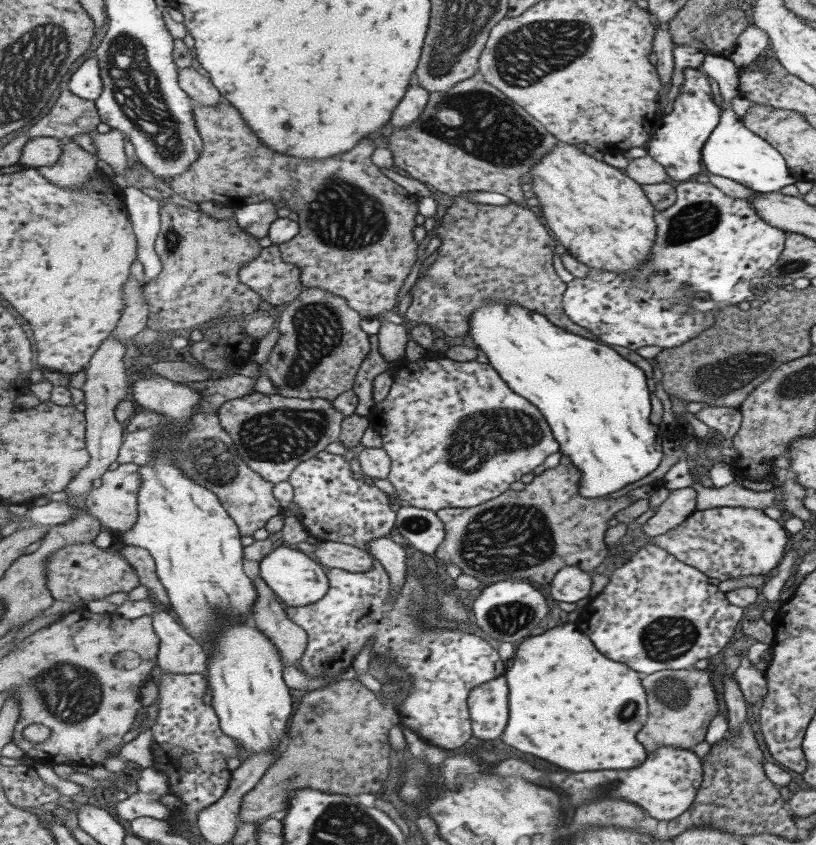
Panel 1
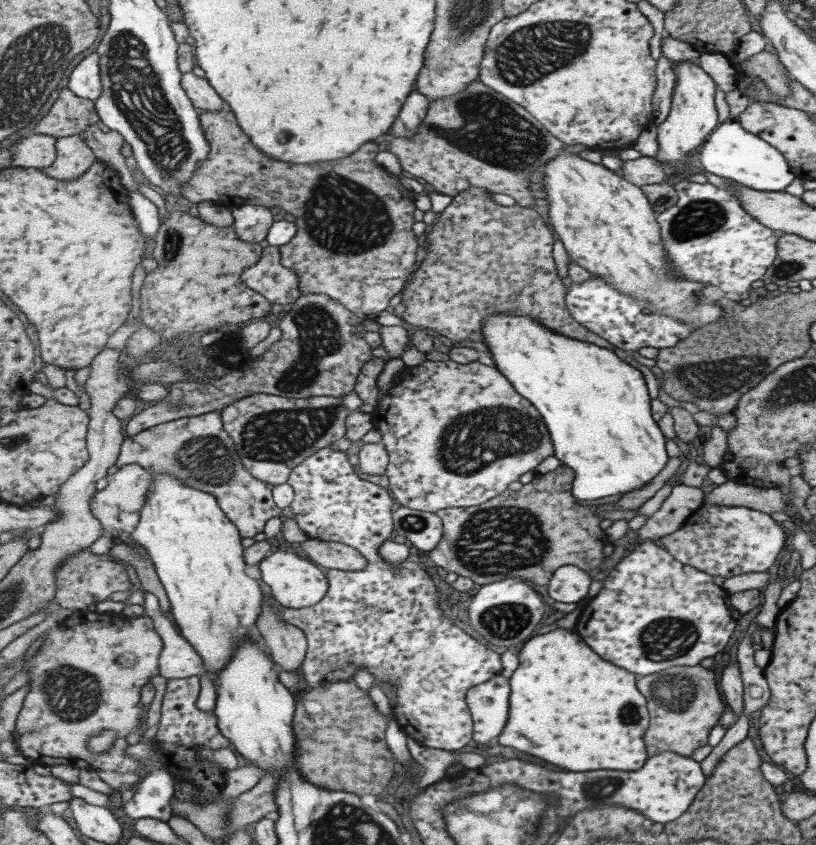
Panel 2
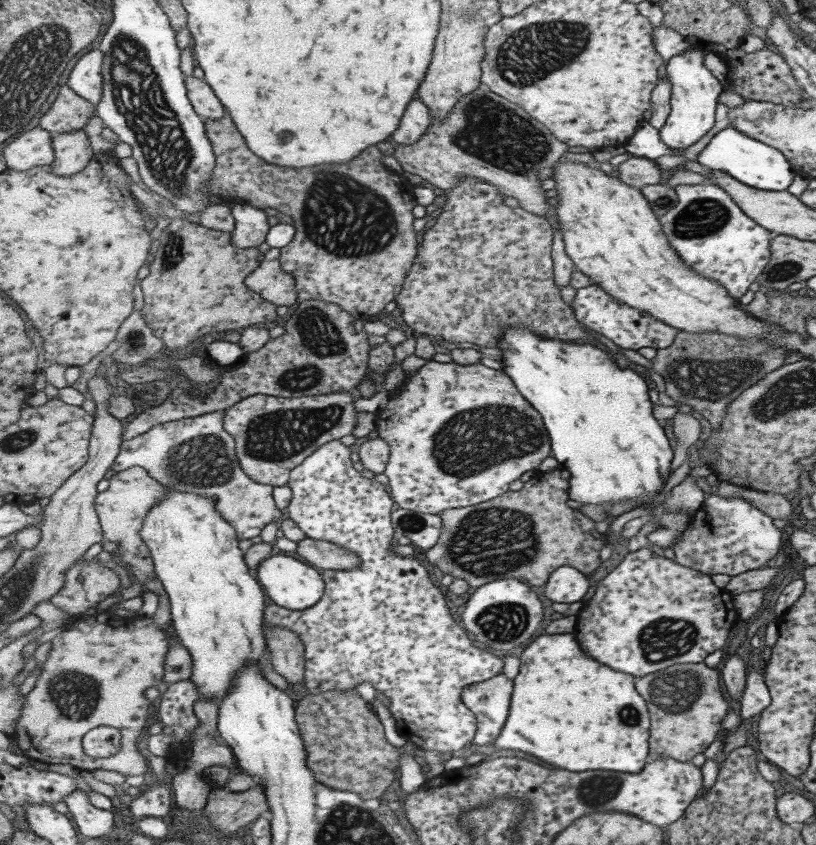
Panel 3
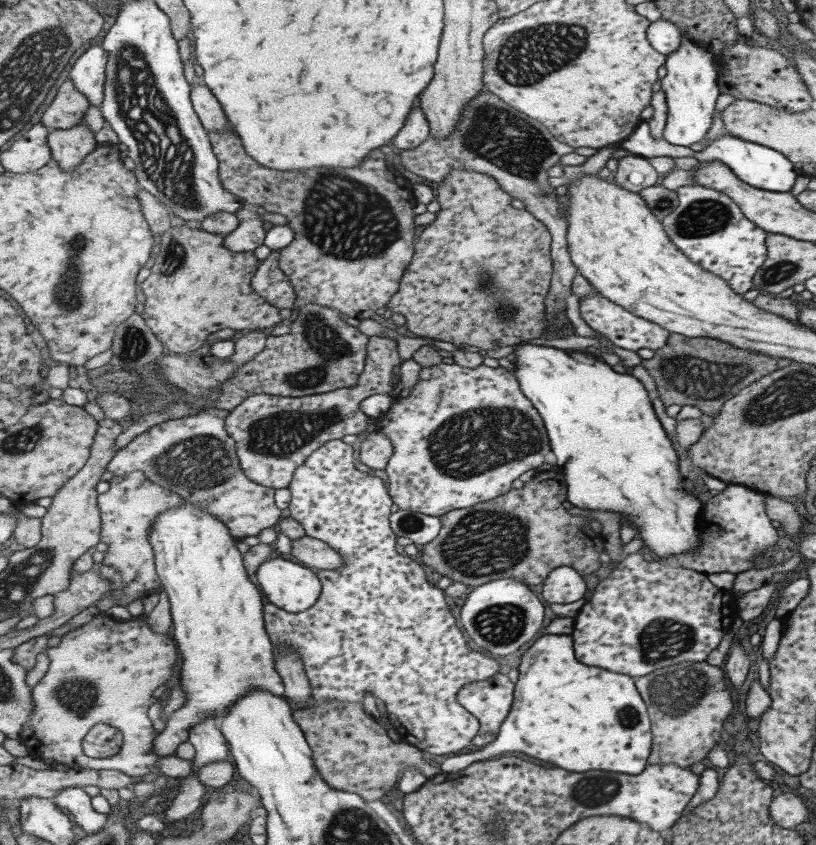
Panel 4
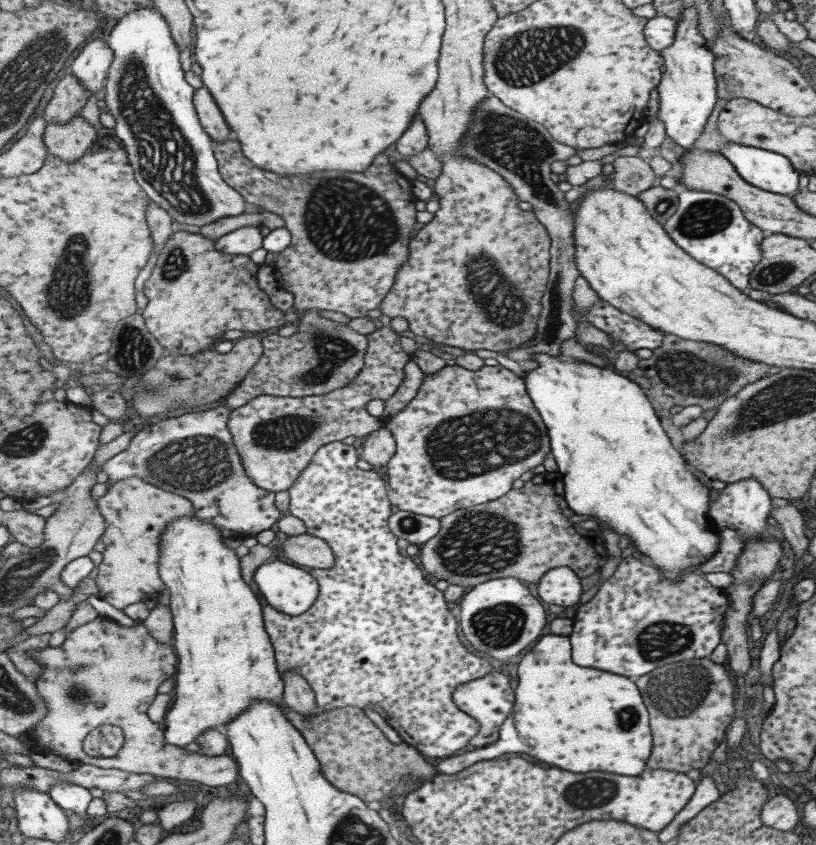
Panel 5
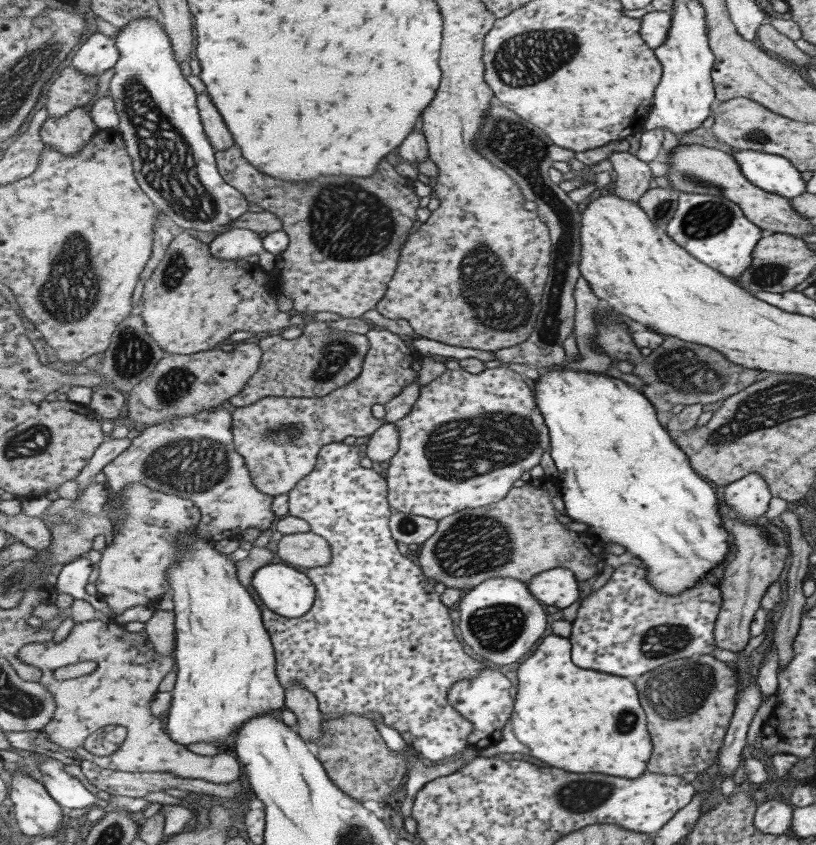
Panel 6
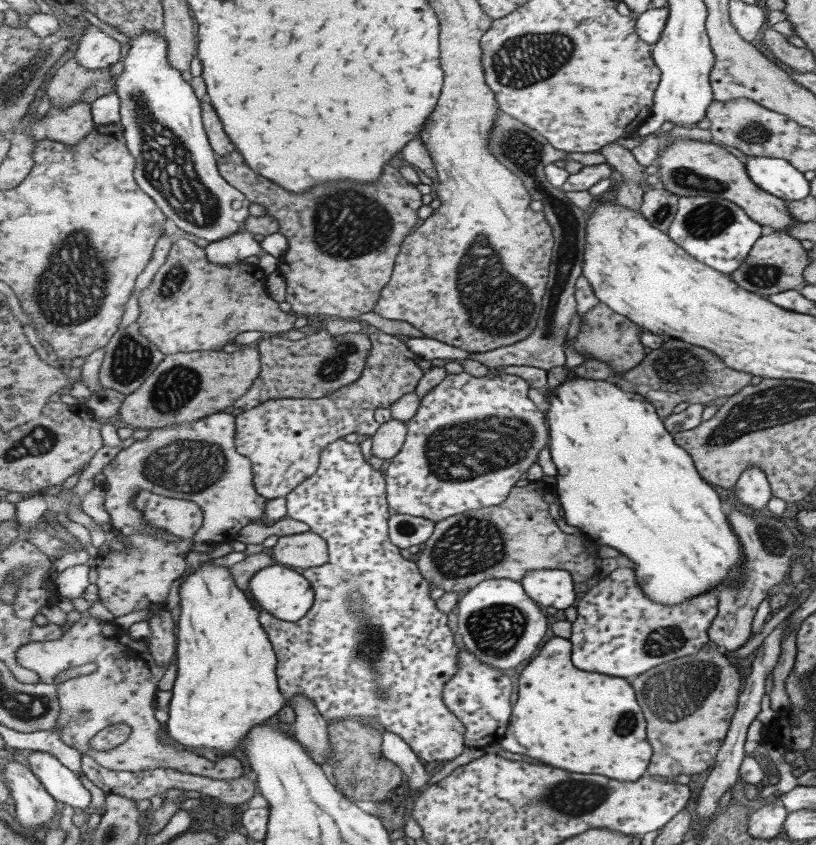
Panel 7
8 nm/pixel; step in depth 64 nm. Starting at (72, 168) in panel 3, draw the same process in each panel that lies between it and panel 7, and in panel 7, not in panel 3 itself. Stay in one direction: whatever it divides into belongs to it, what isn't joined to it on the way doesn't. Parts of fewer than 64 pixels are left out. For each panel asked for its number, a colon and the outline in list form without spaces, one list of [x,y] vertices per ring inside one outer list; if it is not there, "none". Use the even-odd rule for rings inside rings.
4: [[[77,126],[71,130],[51,130],[49,144],[53,156],[65,172],[75,172],[85,164],[85,160],[97,150],[95,132],[87,126]]]
5: [[[77,116],[69,126],[47,126],[45,142],[51,150],[51,156],[59,156],[67,164],[77,164],[97,144],[97,136],[97,128],[85,122],[83,116]]]
6: [[[77,108],[65,118],[49,118],[41,136],[47,146],[73,158],[81,154],[99,132],[95,118],[89,116],[85,108]]]
7: [[[75,104],[65,112],[51,108],[43,120],[33,124],[33,132],[41,142],[55,140],[71,148],[81,144],[95,128],[97,122],[93,116],[93,104]]]

